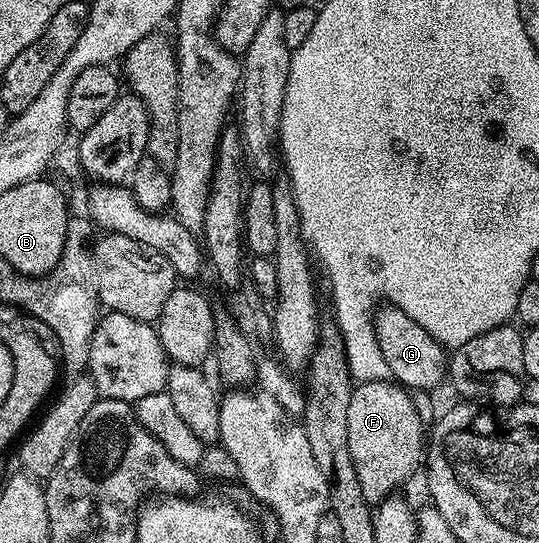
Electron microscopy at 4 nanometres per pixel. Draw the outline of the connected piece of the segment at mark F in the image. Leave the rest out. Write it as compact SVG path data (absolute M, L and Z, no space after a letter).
M388 380L369 381L368 383L359 383L358 386L352 390L351 400L349 401L349 453L353 457L353 465L357 469L357 481L361 483L361 493L365 495L368 503L378 505L383 502L389 495L396 494L400 490L399 486L414 473L415 470L420 470L421 460L425 455L425 422L418 416L415 408L415 401L412 394L405 390L397 383Z

